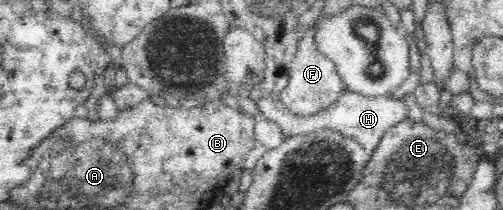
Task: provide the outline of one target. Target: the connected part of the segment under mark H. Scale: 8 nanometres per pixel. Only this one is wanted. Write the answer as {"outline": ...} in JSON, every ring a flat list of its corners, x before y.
{"outline":[[346,90,337,97,335,102,325,105,325,108,308,115,292,113,279,98,270,95,256,95,257,105,264,116,275,122,285,136,294,134,309,134,320,130,330,130,341,136,352,138,358,142,369,158,385,133,398,122,407,120,411,114,411,106,403,97,394,98,393,96,383,95,381,97,367,98,361,94]]}

